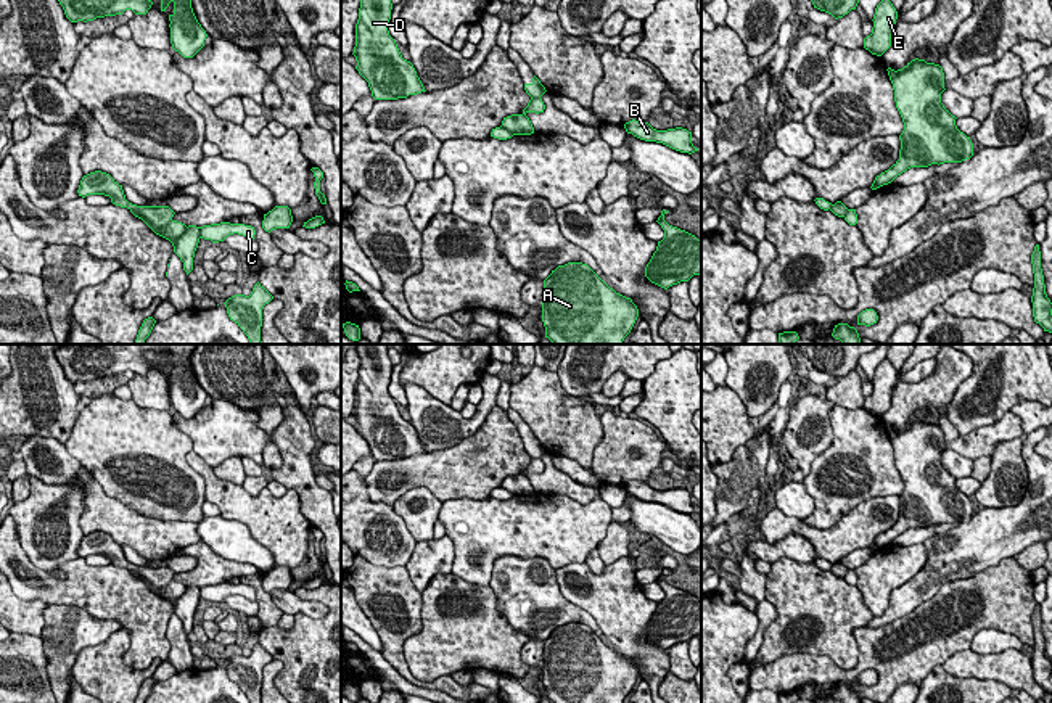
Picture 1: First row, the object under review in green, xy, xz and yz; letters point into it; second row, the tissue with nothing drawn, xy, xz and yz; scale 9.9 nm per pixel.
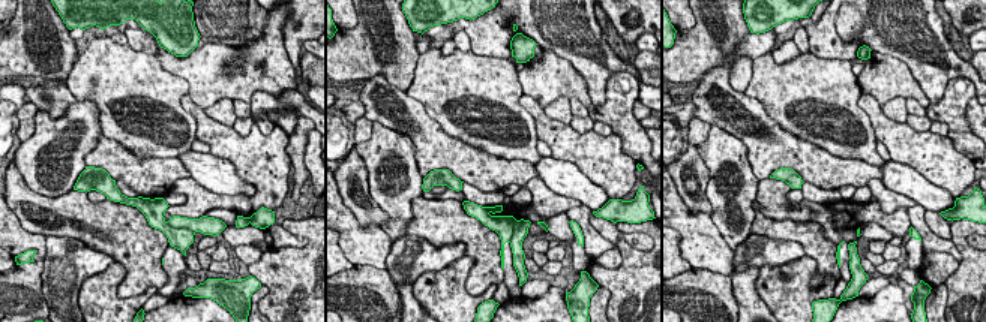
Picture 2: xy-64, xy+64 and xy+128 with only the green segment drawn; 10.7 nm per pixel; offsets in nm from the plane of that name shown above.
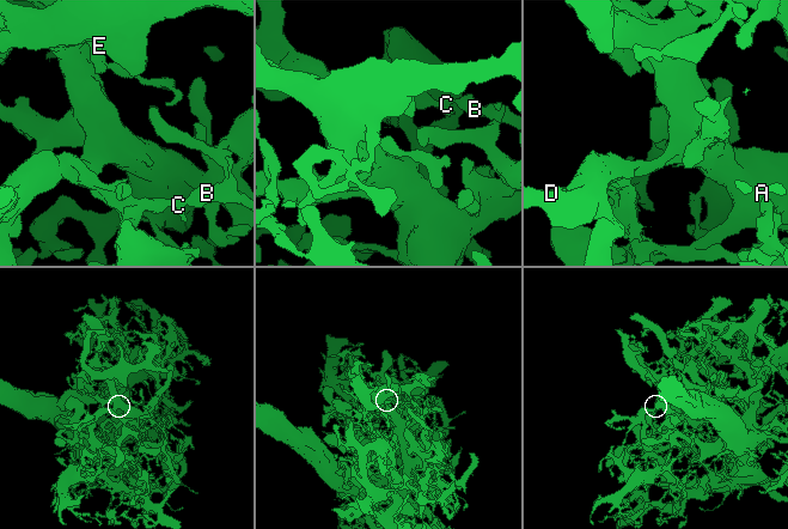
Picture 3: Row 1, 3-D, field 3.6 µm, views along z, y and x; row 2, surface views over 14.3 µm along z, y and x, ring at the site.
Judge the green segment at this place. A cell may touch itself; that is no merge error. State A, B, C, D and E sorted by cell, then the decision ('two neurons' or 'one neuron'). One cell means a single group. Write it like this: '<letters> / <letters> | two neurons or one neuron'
A B D E / C | two neurons

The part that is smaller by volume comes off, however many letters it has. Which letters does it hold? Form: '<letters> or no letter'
C

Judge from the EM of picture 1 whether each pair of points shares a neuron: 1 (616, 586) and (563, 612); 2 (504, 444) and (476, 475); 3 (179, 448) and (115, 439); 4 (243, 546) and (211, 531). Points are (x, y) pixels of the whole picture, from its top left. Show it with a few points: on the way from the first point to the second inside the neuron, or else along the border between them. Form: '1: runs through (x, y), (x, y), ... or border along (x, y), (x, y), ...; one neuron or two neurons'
1: border along (554, 573), (560, 592), (584, 608), (600, 628); two neurons
2: runs through (496, 452), (481, 467); one neuron
3: runs through (163, 448), (131, 448); one neuron
4: runs through (235, 542), (219, 533); one neuron

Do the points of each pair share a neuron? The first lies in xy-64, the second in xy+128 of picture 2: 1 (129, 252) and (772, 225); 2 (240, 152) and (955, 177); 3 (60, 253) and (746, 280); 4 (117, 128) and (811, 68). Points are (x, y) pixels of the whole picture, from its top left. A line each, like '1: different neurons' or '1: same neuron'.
1: same neuron
2: same neuron
3: different neurons
4: same neuron

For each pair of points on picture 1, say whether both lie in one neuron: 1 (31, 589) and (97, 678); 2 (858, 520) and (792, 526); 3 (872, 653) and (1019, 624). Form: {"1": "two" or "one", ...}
{"1": "two", "2": "one", "3": "one"}

